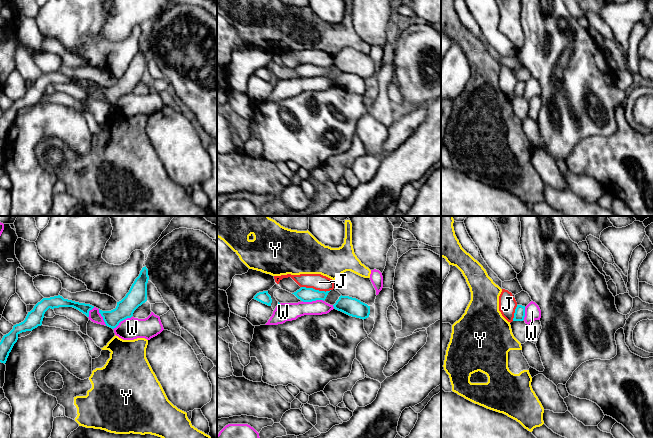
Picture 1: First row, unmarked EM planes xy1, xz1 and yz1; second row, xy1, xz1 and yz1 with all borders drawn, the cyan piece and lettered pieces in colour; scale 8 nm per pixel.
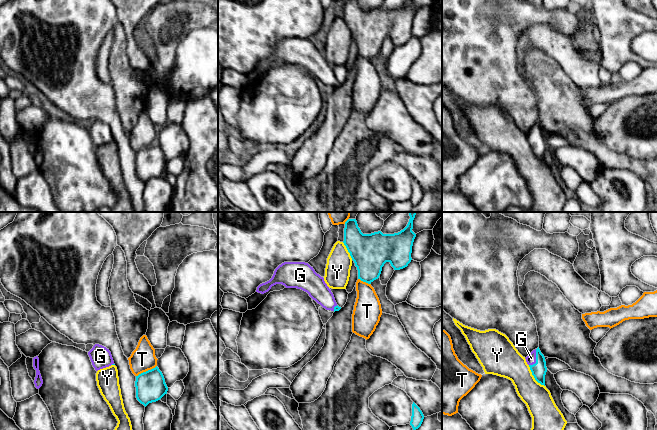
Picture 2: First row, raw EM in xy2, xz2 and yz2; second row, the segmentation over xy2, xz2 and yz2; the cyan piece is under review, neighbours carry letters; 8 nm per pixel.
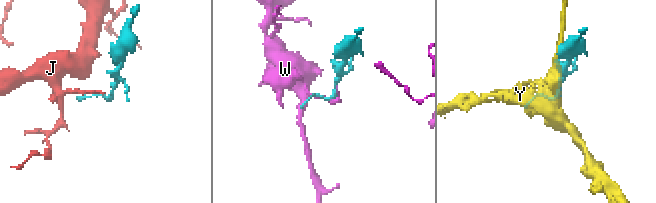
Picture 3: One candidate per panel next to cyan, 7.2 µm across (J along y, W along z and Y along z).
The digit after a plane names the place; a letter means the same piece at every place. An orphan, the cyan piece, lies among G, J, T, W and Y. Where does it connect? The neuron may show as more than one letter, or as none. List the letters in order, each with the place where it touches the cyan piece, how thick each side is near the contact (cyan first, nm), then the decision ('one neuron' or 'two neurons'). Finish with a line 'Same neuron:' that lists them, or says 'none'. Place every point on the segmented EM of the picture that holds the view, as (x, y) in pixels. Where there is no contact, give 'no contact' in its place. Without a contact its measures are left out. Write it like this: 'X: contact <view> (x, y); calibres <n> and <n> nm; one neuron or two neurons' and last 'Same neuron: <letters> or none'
G: contact yz2 (536, 359); calibres 120 and 80 nm; one neuron
J: contact xz1 (316, 290); calibres 110 and 130 nm; two neurons
T: contact xy2 (146, 371); calibres 240 and 200 nm; two neurons
W: contact xz1 (313, 300); calibres 110 and 140 nm; two neurons
Y: contact yz2 (534, 377); calibres 120 and 240 nm; two neurons
Same neuron: G

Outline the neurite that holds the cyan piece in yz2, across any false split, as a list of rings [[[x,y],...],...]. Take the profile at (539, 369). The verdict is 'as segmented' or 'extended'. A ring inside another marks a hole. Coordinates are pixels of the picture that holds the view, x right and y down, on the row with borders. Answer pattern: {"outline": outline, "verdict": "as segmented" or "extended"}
{"outline": [[[539,347],[533,350],[526,358],[535,380],[545,386],[545,375],[547,372],[546,361]]], "verdict": "extended"}

